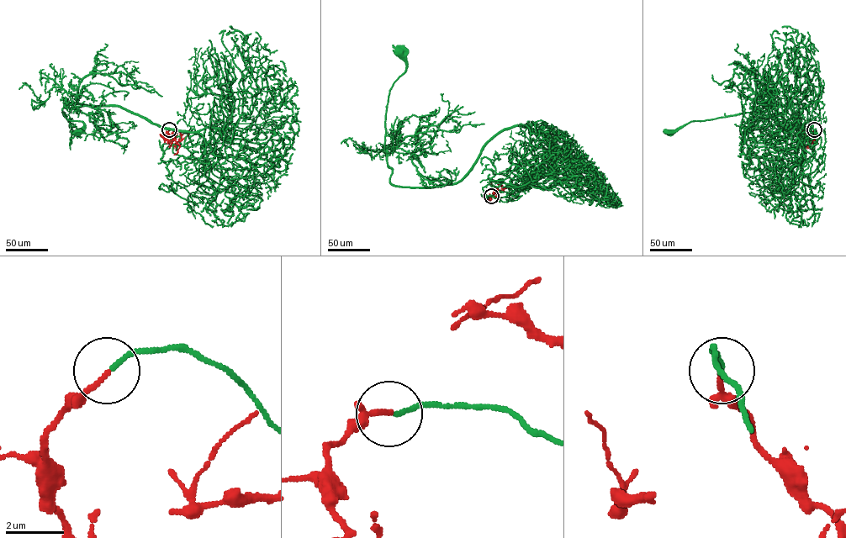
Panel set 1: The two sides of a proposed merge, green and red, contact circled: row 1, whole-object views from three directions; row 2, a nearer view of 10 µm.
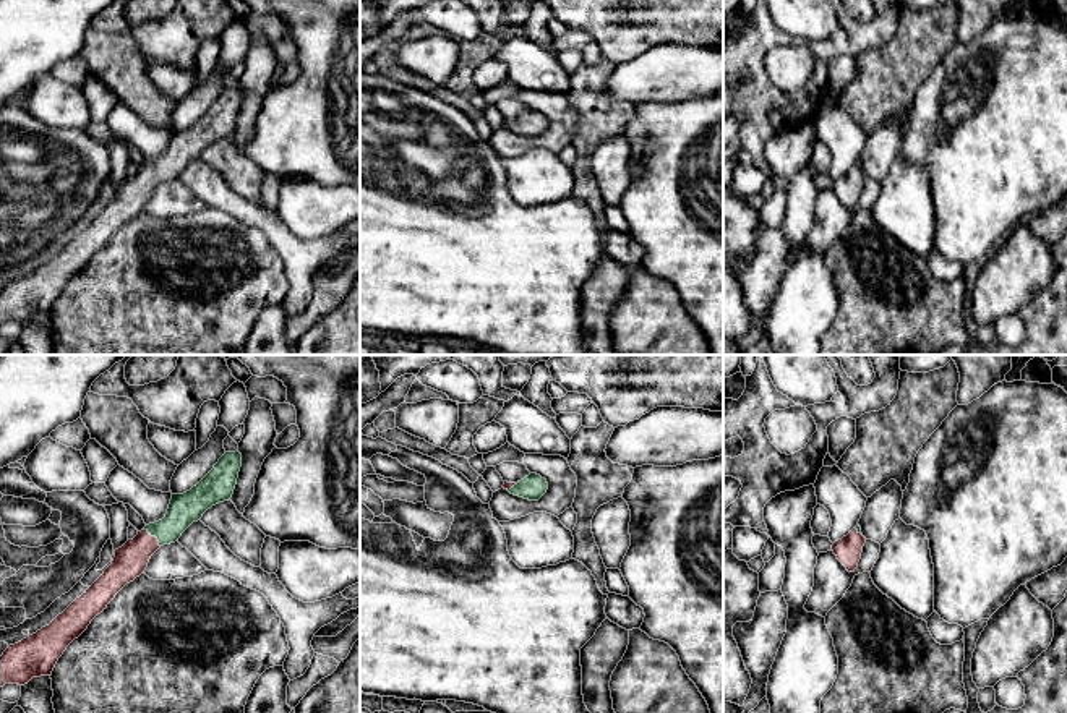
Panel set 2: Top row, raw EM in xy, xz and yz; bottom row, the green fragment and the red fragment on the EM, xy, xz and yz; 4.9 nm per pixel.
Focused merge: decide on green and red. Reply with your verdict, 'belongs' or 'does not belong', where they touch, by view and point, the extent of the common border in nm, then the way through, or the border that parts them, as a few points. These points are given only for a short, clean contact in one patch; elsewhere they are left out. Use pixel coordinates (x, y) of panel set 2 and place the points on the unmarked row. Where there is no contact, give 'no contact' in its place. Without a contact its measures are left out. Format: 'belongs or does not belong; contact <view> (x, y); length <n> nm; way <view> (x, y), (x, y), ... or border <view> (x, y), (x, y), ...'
does not belong; contact xy (154, 172); length 130 nm

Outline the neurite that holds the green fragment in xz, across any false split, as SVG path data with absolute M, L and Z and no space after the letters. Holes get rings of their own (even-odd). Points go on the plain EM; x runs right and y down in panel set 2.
M530 110L517 122L514 122L509 130L529 138L538 138L548 126L548 120L537 110Z

